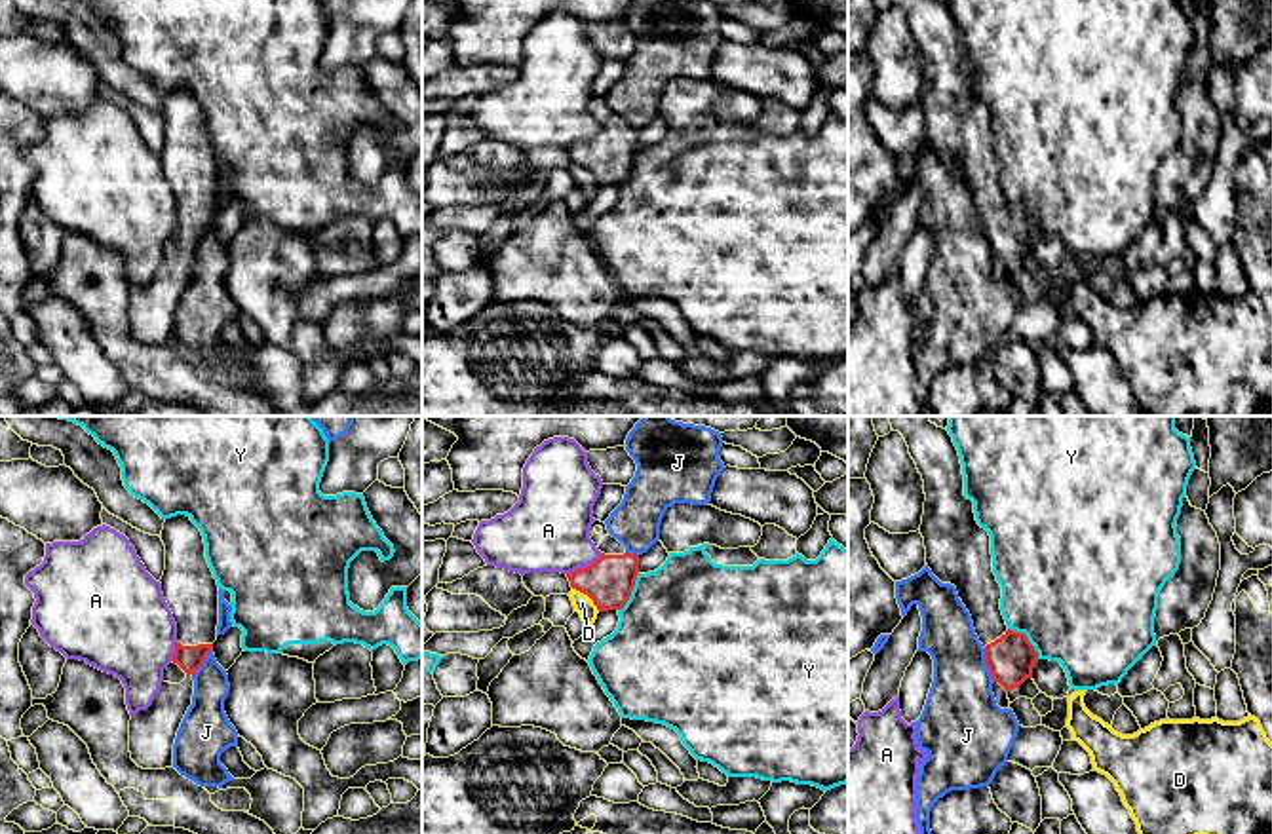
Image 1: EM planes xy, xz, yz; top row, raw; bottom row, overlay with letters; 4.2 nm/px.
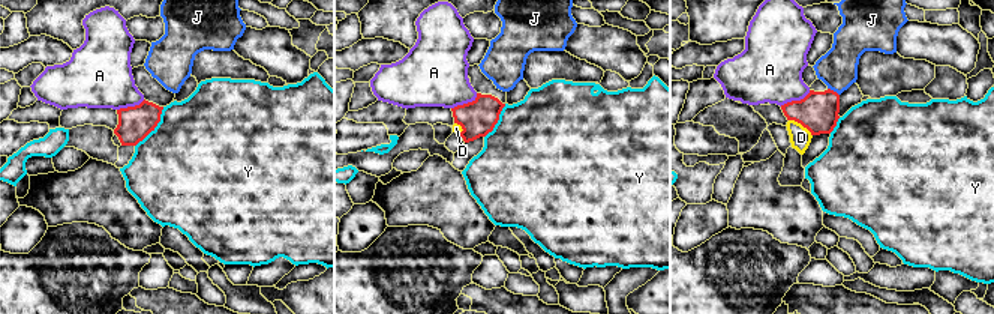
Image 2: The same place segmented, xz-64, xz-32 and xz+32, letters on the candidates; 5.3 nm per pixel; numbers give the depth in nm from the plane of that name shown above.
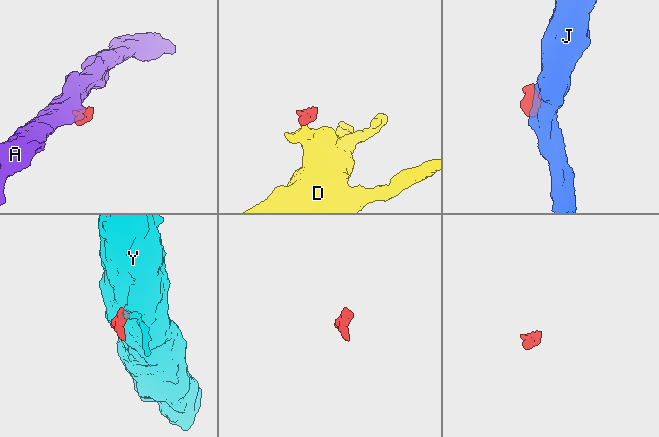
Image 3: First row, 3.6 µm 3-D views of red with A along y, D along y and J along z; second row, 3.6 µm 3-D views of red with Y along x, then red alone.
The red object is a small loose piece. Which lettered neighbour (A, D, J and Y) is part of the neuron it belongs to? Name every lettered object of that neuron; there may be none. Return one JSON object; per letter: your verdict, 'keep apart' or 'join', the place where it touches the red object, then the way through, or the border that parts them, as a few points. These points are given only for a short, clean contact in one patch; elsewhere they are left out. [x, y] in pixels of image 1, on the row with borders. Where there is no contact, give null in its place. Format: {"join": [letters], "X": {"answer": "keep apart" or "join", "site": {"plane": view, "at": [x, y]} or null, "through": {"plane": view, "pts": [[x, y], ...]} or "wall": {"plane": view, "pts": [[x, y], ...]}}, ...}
{"join": [], "A": {"answer": "keep apart", "site": {"plane": "xz", "at": [584, 568]}, "wall": {"plane": "xz", "pts": [[601, 553], [590, 565], [567, 574]]}}, "D": {"answer": "keep apart", "site": {"plane": "xz", "at": [588, 595]}, "wall": {"plane": "xz", "pts": [[573, 587], [582, 591], [599, 610]]}}, "J": {"answer": "keep apart", "site": {"plane": "yz", "at": [987, 665]}, "wall": {"plane": "yz", "pts": [[983, 648], [983, 660], [995, 681]]}}, "Y": {"answer": "keep apart", "site": {"plane": "yz", "at": [1027, 639]}, "wall": {"plane": "yz", "pts": [[1008, 627], [1023, 633], [1039, 658]]}}}

